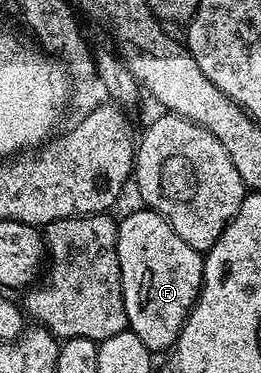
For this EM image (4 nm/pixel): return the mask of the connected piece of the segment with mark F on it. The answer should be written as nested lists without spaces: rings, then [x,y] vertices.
[[[140,210],[130,216],[120,217],[117,225],[117,253],[121,263],[121,285],[123,302],[127,310],[128,331],[134,332],[154,354],[168,353],[179,338],[189,317],[189,311],[201,292],[201,279],[205,261],[202,253],[193,249],[175,232],[158,212]]]

